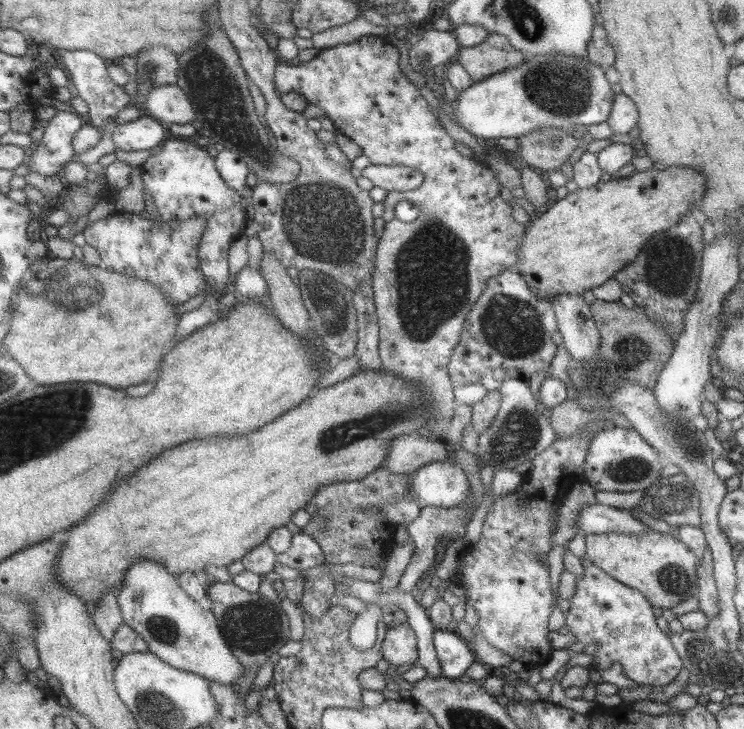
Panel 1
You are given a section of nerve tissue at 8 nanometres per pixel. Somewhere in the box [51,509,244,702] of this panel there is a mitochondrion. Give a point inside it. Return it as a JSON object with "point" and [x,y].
{"point":[163,628]}

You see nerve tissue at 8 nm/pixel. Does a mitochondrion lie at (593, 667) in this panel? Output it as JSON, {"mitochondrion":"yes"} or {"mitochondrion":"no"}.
{"mitochondrion":"no"}

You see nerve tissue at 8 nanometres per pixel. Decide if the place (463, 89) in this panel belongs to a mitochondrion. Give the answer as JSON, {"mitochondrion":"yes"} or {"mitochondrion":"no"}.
{"mitochondrion":"no"}

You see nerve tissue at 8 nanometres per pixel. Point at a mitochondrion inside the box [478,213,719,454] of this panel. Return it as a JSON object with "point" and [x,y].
{"point":[668,268]}

